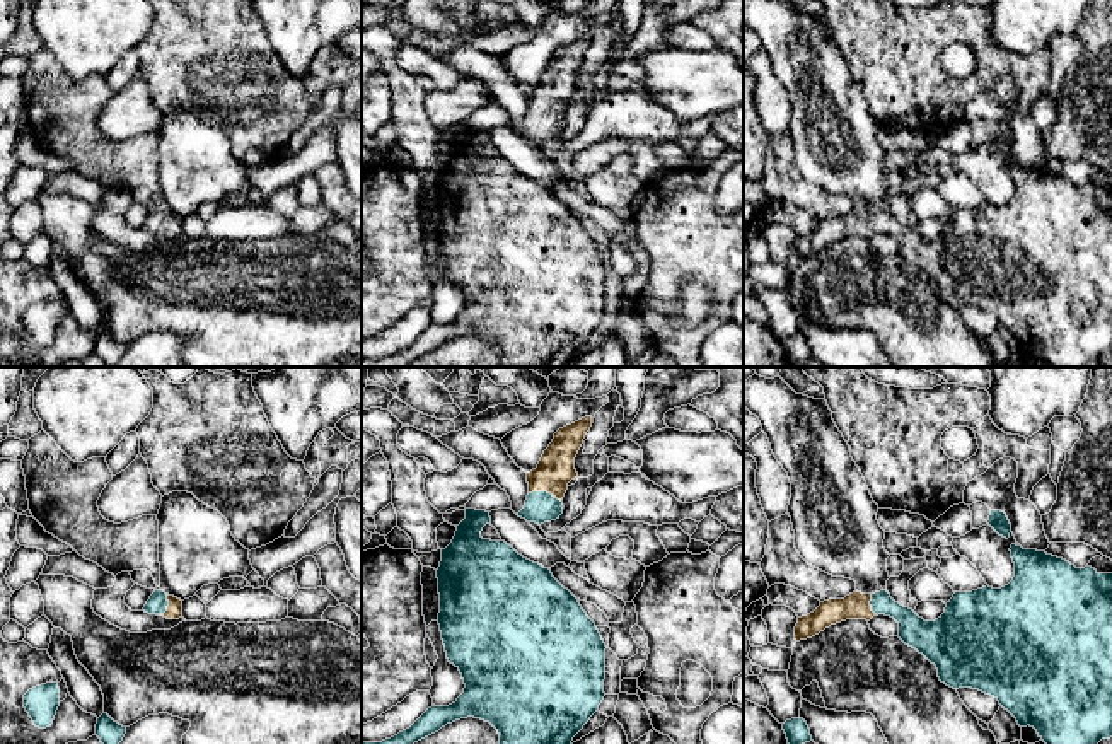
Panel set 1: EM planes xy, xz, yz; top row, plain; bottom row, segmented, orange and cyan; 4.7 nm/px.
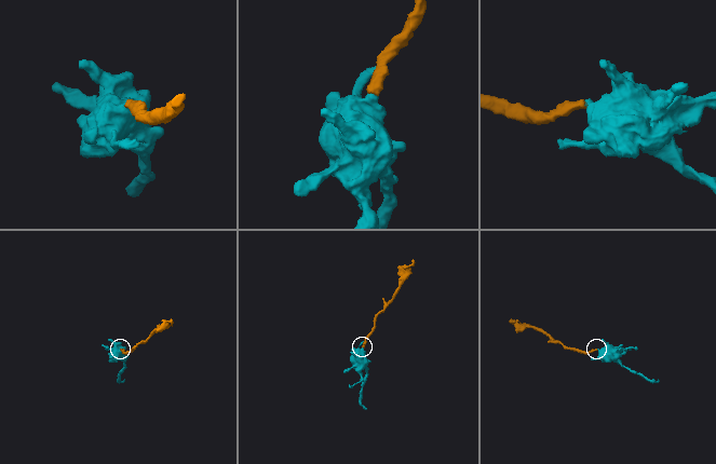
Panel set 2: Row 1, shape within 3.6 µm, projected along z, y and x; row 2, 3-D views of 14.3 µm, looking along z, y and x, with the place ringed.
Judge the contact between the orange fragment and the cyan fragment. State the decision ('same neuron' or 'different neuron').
same neuron

